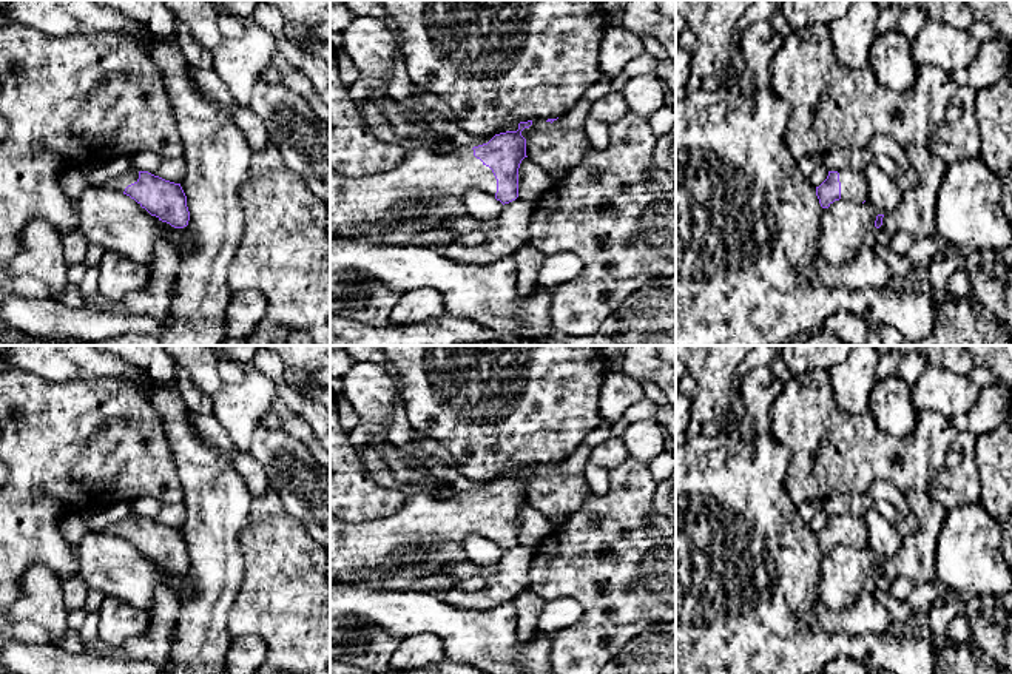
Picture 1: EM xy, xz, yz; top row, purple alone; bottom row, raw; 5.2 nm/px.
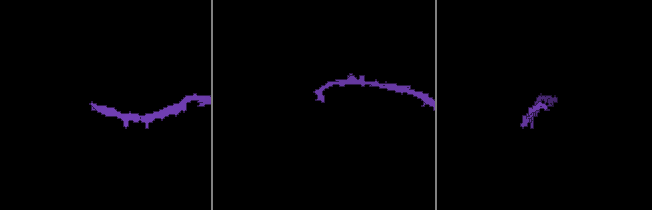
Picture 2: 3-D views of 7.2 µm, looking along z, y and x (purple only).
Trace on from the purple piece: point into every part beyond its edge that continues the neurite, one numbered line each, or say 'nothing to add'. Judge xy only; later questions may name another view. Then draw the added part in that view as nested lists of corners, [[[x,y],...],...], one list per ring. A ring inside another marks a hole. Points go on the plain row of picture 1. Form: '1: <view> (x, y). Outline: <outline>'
1: xy (131, 520). Outline: [[[130,512],[123,520],[114,523],[114,524],[110,524],[106,526],[103,531],[103,534],[110,534],[110,535],[116,535],[119,538],[123,538],[125,534],[134,527],[137,527],[139,524],[139,515],[137,514],[133,514]]]

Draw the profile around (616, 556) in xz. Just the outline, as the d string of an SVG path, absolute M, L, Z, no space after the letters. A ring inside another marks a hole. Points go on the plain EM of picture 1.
M628 457L609 470L606 495L589 494L585 504L555 527L537 548L526 588L546 602L571 597L583 606L583 617L551 643L554 674L600 674L608 662L651 625L676 622L676 518L653 507L656 481L648 464Z

